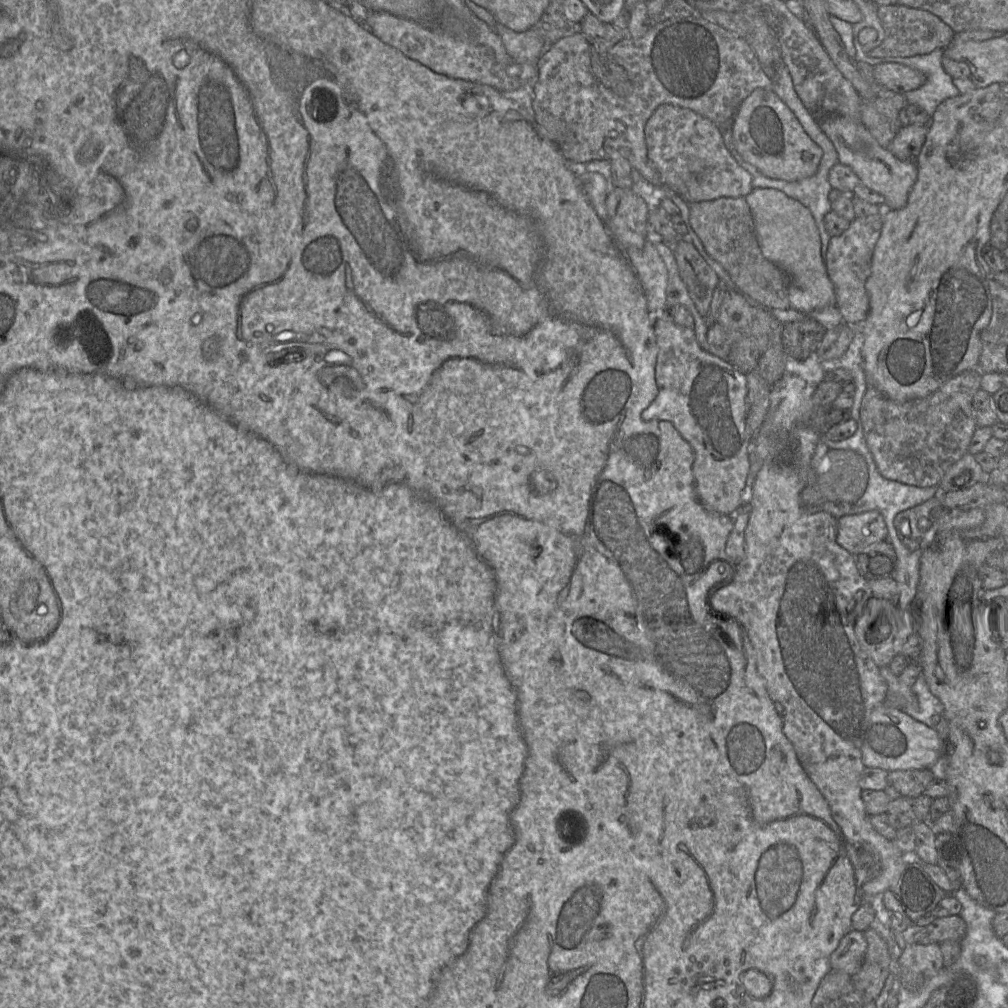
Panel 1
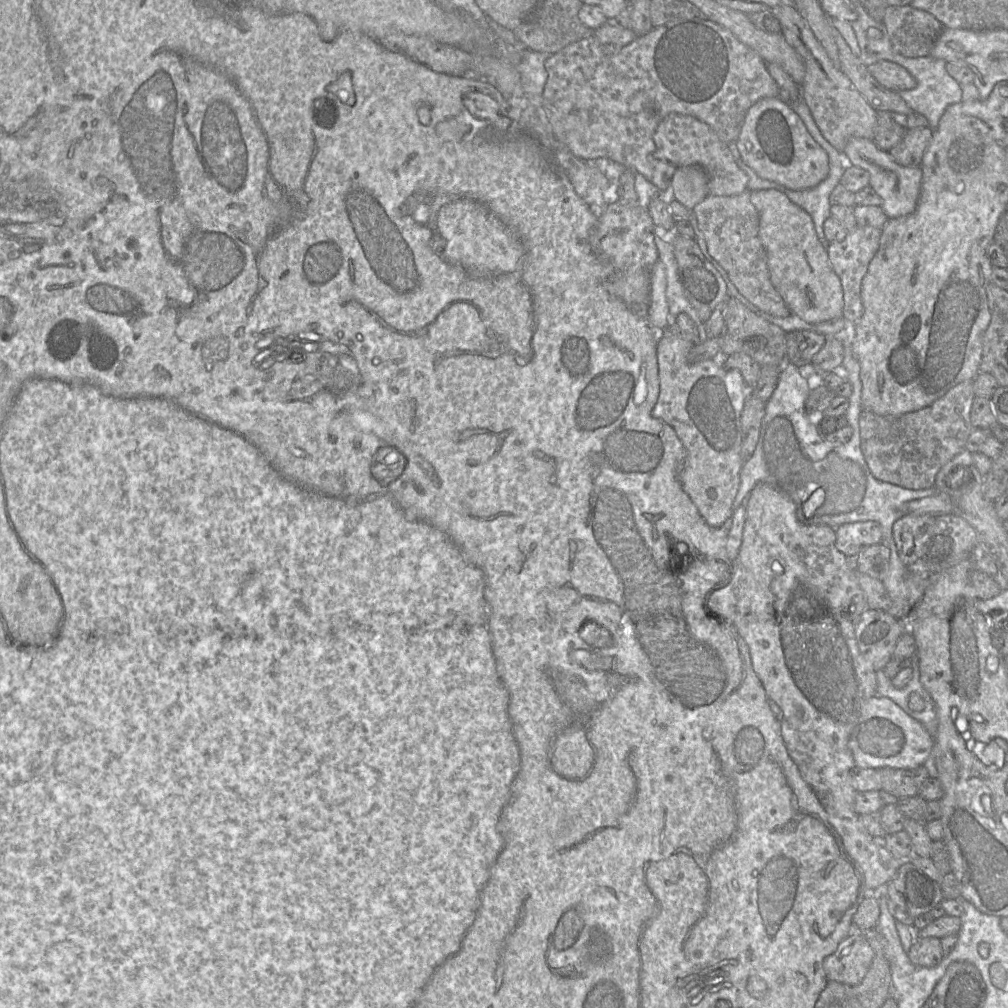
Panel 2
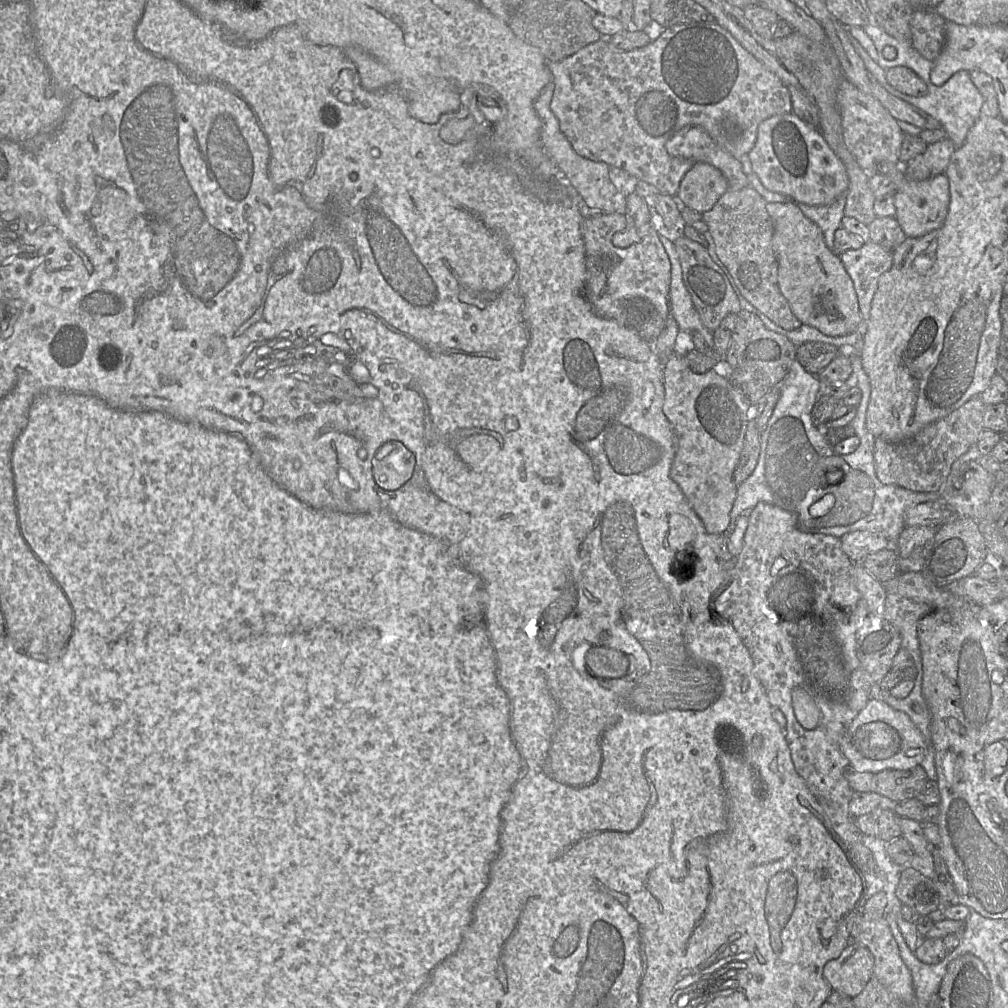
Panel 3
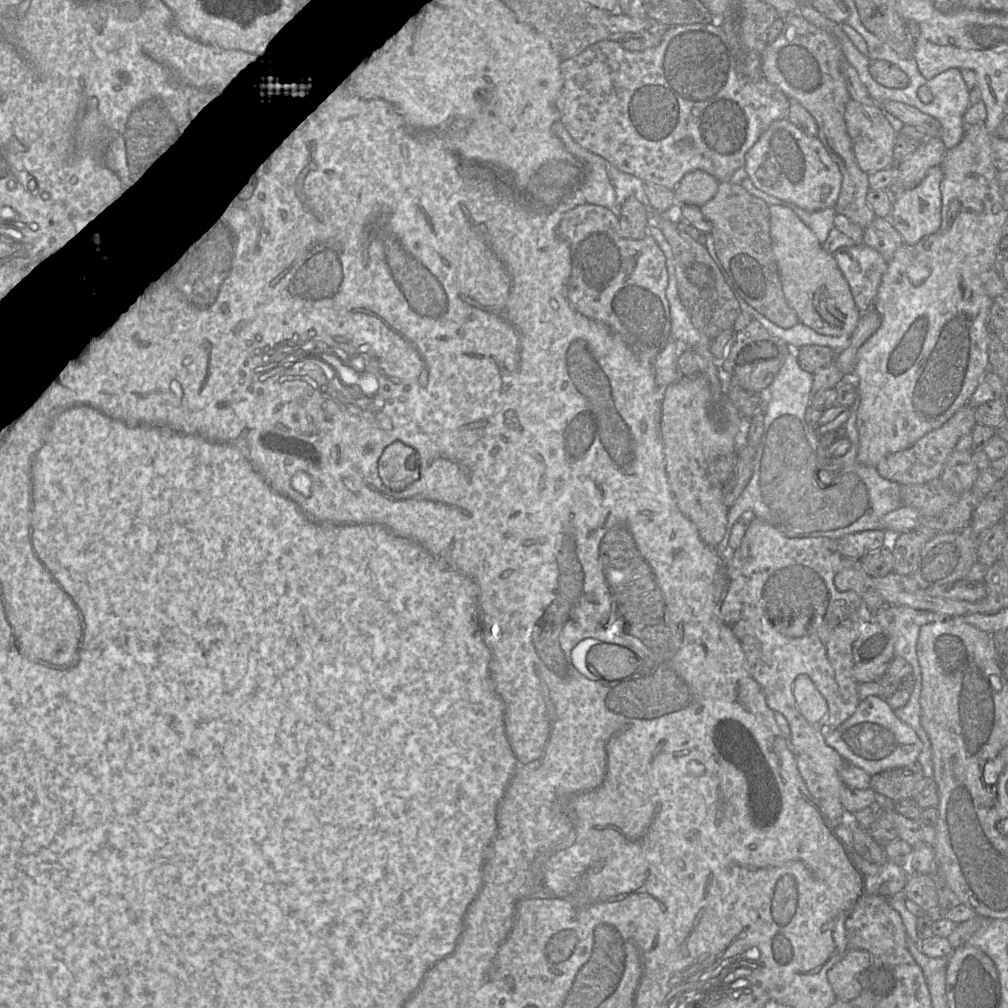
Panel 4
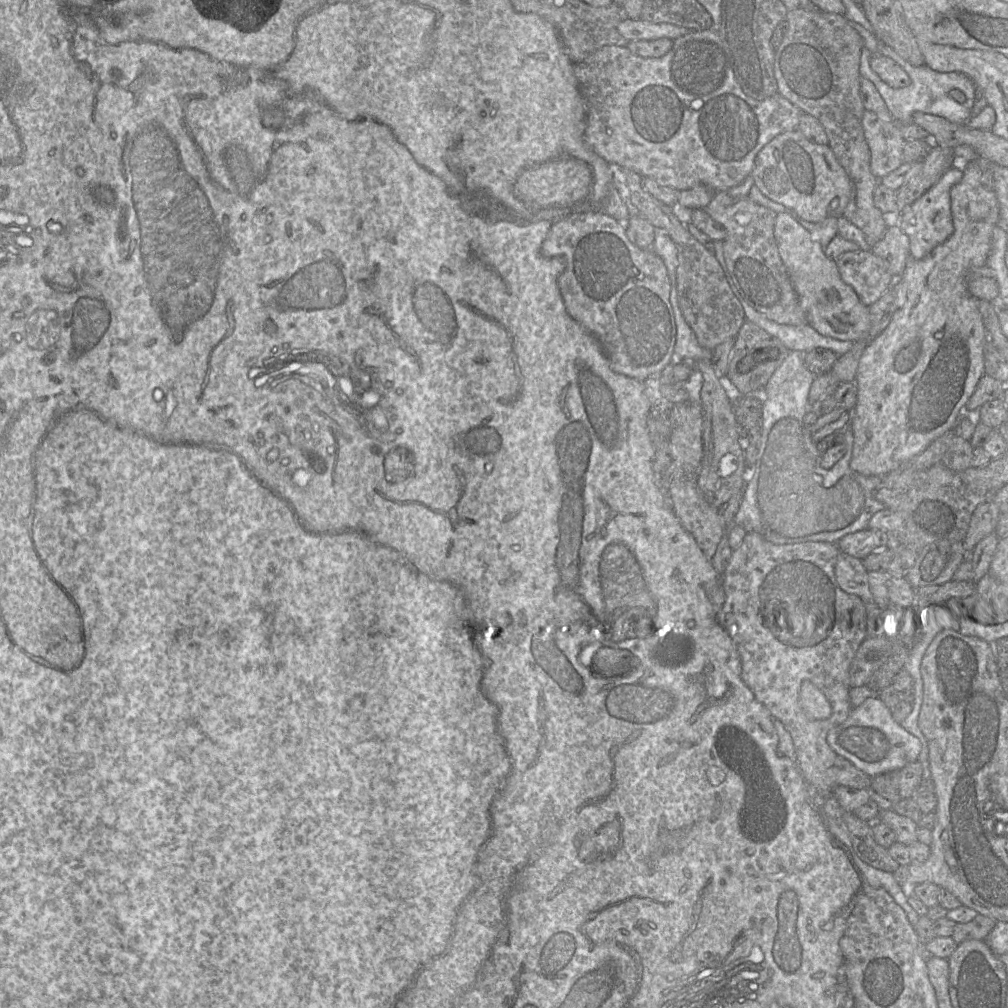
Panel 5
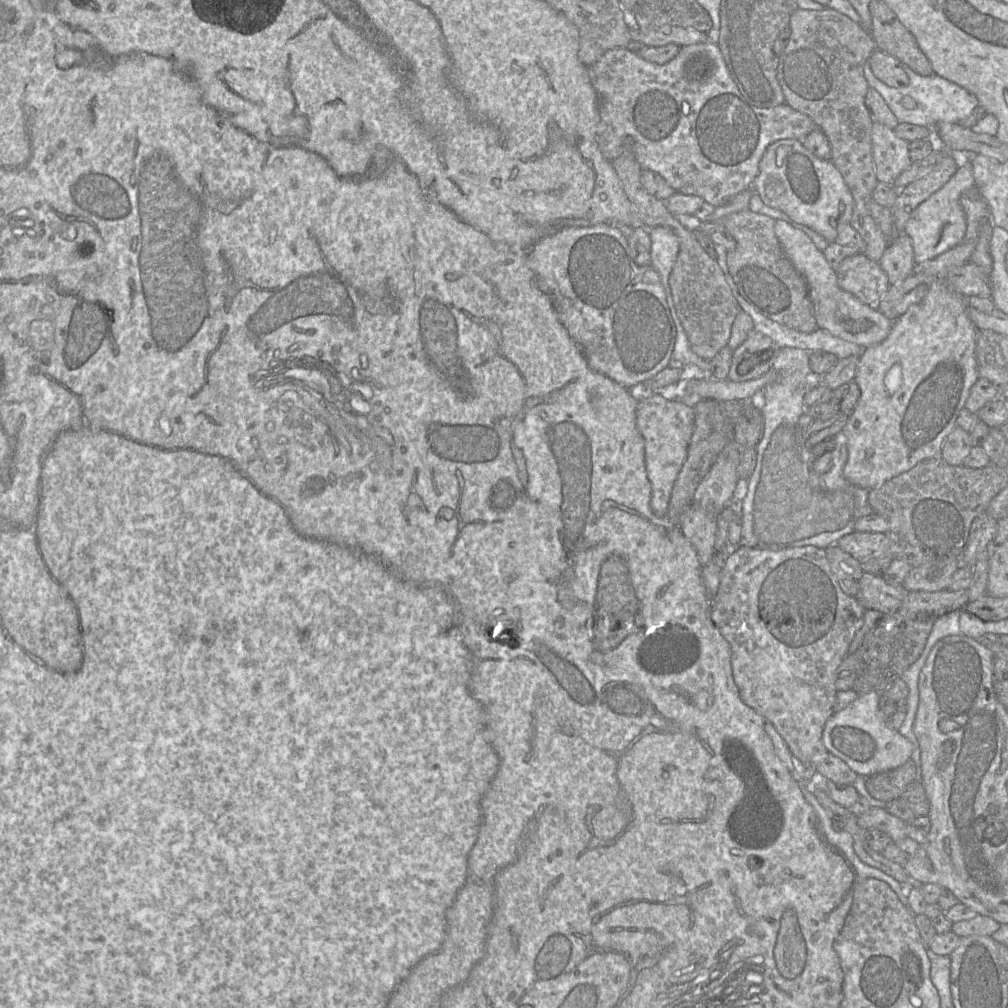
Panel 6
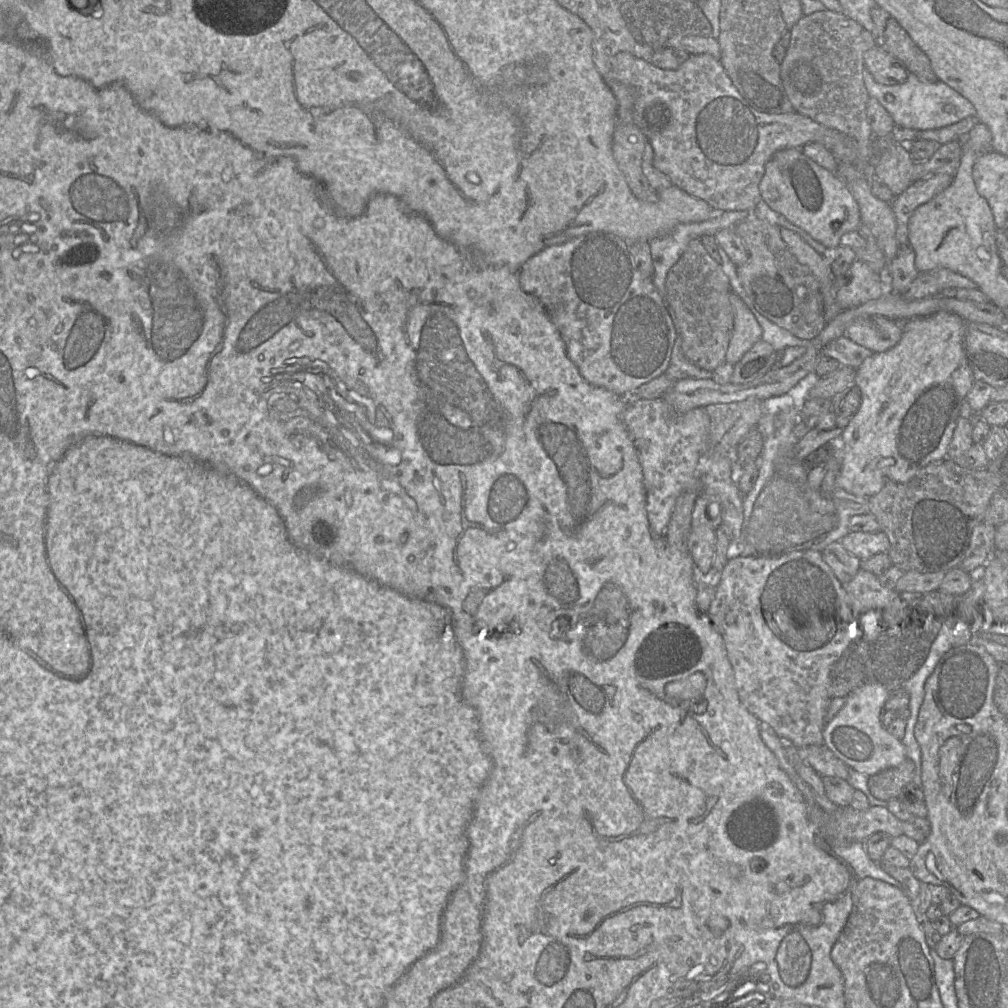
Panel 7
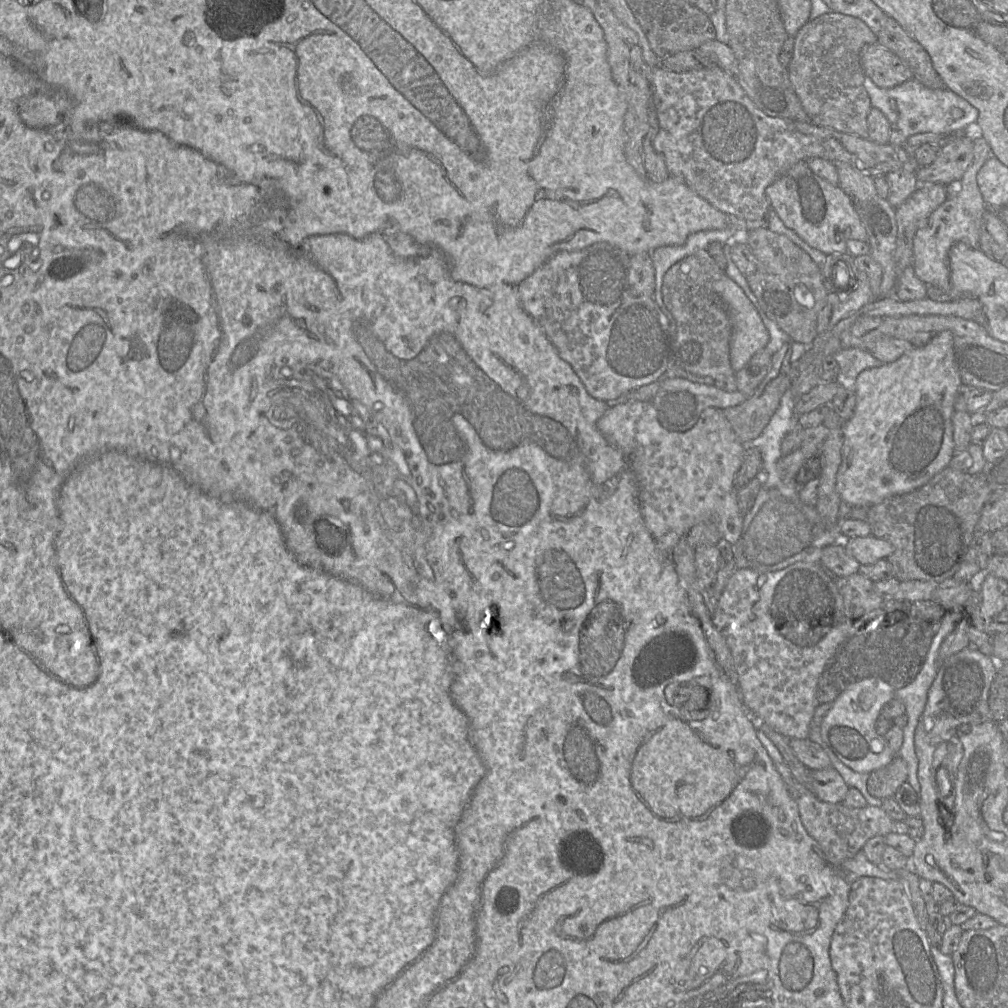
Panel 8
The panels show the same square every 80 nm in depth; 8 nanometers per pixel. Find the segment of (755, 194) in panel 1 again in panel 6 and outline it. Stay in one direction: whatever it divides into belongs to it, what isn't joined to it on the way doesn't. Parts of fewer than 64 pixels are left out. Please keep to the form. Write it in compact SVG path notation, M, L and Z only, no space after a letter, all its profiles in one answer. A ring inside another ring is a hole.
M784 220L775 222L775 233L785 254L807 282L818 329L864 348L876 345L888 337L893 321L879 312L876 306L864 304L856 296L838 286L836 271L806 233Z

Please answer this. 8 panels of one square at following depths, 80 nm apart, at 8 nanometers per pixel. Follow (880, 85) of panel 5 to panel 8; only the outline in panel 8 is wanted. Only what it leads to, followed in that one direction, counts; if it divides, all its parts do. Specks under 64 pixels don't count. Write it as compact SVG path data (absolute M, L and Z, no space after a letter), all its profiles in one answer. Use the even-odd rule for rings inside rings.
M865 77L865 89L871 106L879 109L890 124L897 125L909 138L919 133L964 133L975 137L977 134L978 110L948 88L931 89L915 78L893 88L880 88L869 77Z

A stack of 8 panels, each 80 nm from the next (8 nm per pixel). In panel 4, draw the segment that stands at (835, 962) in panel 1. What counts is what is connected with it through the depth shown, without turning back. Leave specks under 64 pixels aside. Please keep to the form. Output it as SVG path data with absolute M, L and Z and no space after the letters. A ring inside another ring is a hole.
M847 949L843 957L827 972L836 999L849 1002L861 993L859 979L870 963L871 955L867 951Z

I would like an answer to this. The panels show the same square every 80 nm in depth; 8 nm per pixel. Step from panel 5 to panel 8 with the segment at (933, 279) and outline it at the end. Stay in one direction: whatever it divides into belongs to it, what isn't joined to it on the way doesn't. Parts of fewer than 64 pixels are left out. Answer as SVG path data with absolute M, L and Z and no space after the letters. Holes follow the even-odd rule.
M944 330L936 334L926 345L913 347L896 361L883 363L879 367L863 370L857 376L853 382L854 391L856 393L854 413L850 419L843 422L842 426L842 461L836 476L836 488L841 501L846 502L853 507L870 507L881 503L889 497L906 494L922 487L937 473L949 466L949 463L955 454L952 424L952 415L955 412L954 402L957 395L964 389L955 359L953 344L953 334L949 330Z

